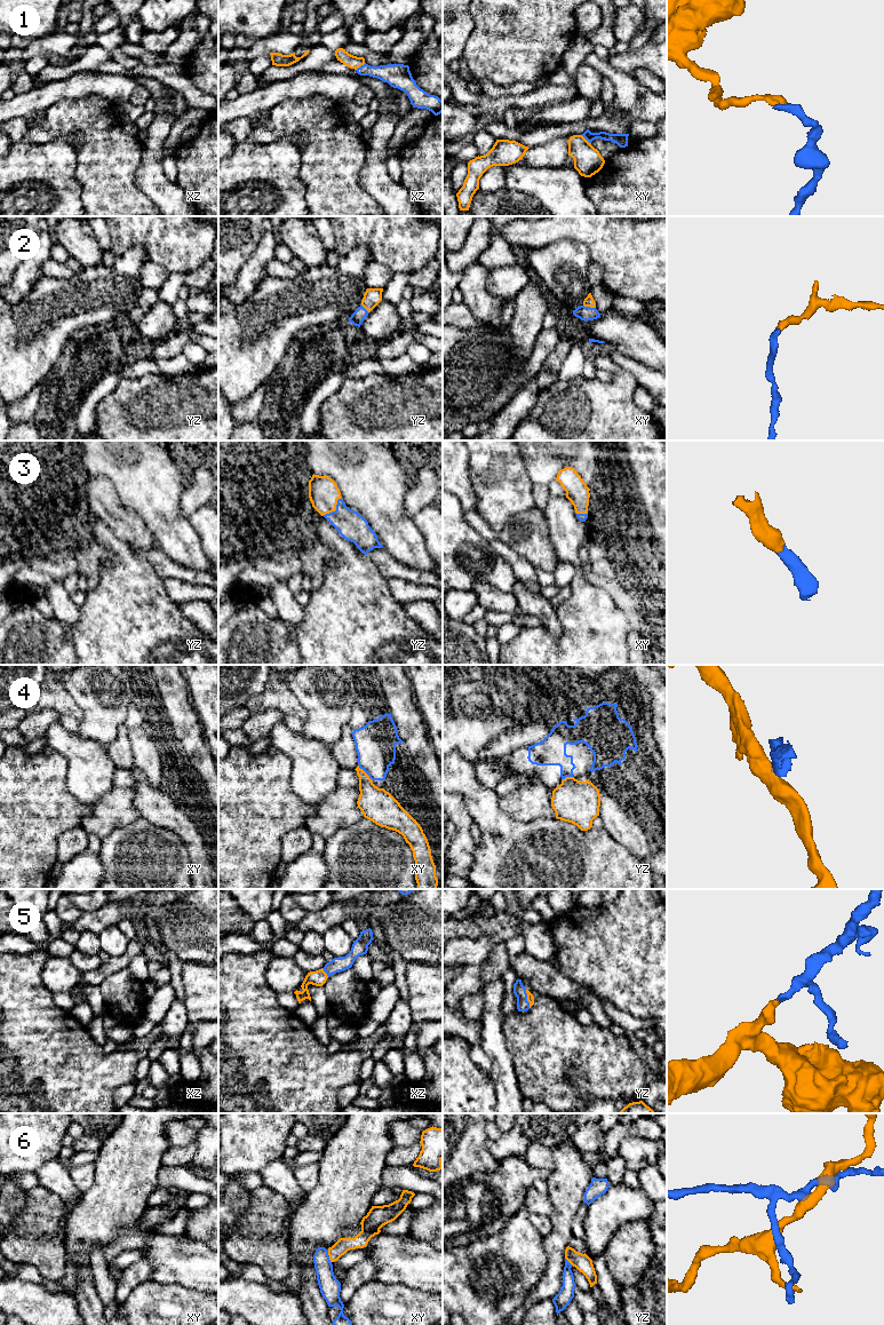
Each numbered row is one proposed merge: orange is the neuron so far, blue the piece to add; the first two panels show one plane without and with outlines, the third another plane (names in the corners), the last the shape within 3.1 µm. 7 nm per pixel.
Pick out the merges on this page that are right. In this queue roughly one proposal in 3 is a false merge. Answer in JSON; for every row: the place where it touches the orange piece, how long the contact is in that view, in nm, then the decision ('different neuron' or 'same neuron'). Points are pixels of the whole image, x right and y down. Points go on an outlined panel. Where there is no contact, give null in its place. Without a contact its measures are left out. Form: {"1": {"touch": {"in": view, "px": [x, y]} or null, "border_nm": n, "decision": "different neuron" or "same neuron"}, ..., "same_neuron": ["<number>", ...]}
{"1": {"touch": {"in": "xz", "px": [360, 65]}, "border_nm": 90, "decision": "different neuron"}, "2": {"touch": {"in": "xy", "px": [589, 306]}, "border_nm": 90, "decision": "same neuron"}, "3": {"touch": {"in": "yz", "px": [335, 509]}, "border_nm": 190, "decision": "same neuron"}, "4": {"touch": {"in": "xy", "px": [365, 772]}, "border_nm": 160, "decision": "different neuron"}, "5": {"touch": {"in": "yz", "px": [527, 999]}, "border_nm": 130, "decision": "same neuron"}, "6": {"touch": {"in": "xy", "px": [329, 1256]}, "border_nm": 90, "decision": "different neuron"}, "same_neuron": ["2", "3", "5"]}

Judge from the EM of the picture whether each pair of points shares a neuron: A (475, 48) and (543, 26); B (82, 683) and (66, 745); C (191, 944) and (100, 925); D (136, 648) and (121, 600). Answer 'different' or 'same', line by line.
A: same
B: different
C: same
D: same

